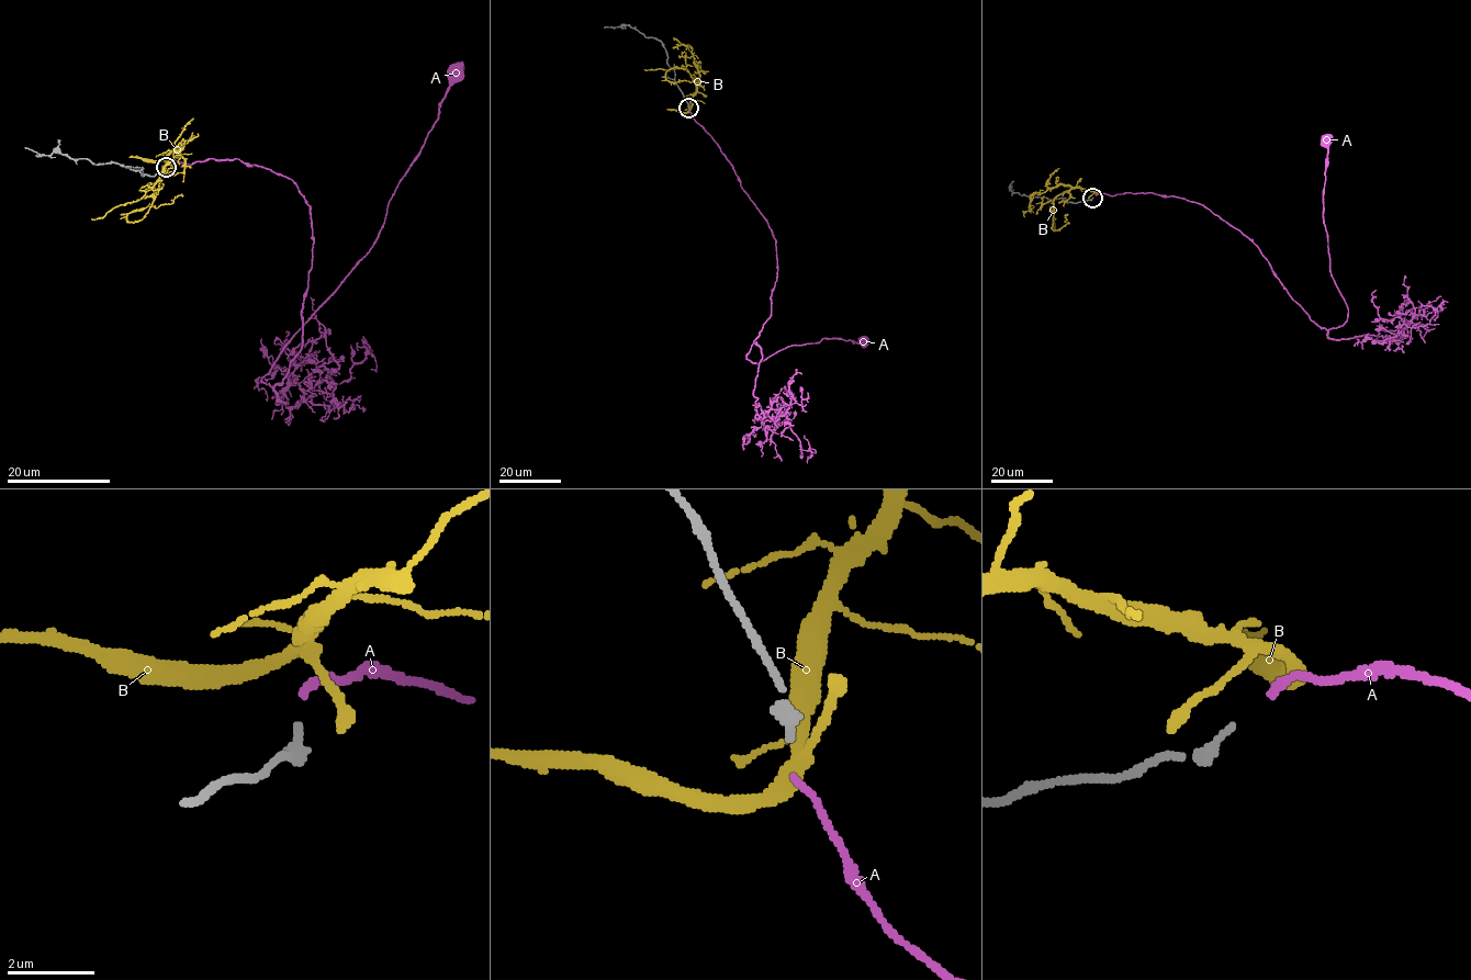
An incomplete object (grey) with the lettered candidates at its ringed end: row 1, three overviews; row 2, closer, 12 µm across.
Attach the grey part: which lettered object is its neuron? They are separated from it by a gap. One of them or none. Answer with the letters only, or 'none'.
A

